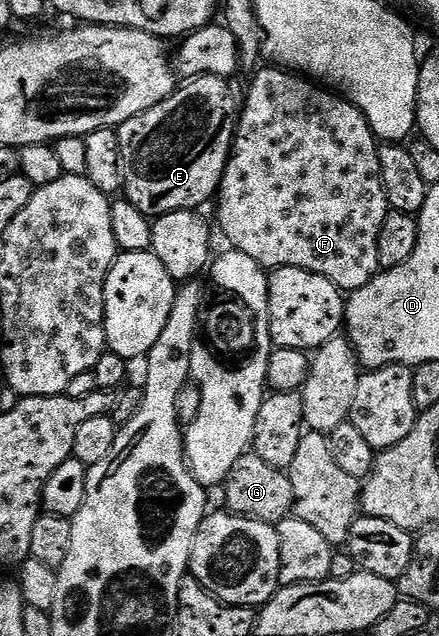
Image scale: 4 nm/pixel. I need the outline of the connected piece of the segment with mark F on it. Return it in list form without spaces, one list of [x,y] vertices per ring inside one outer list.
[[[281,68],[259,69],[250,82],[250,91],[246,94],[246,102],[241,103],[240,113],[236,119],[234,144],[230,148],[230,158],[226,161],[224,176],[218,186],[216,203],[218,202],[218,226],[233,249],[244,252],[244,256],[252,256],[267,271],[279,270],[281,266],[304,268],[308,272],[316,272],[332,284],[336,284],[343,292],[353,292],[364,288],[380,273],[376,244],[380,240],[380,224],[384,224],[391,208],[386,199],[384,184],[380,176],[380,156],[378,155],[379,139],[374,137],[368,120],[358,109],[341,94],[294,72]]]

